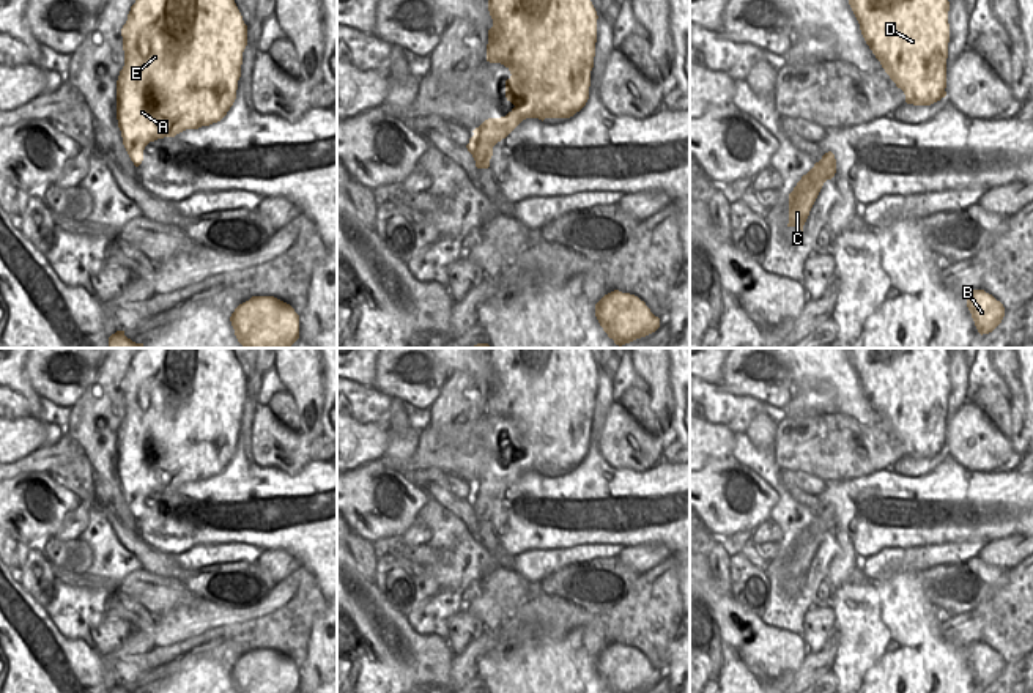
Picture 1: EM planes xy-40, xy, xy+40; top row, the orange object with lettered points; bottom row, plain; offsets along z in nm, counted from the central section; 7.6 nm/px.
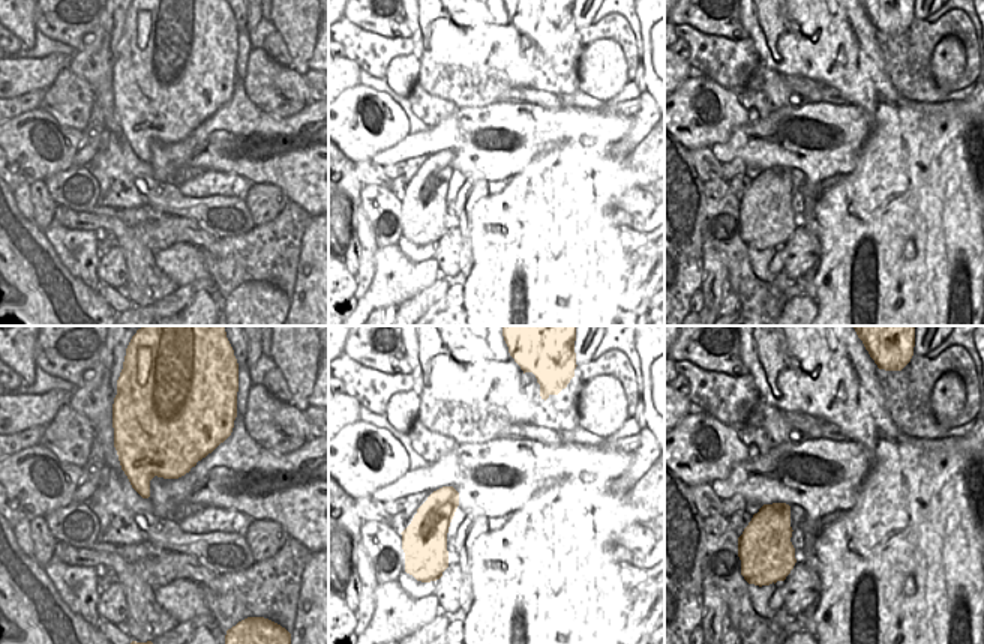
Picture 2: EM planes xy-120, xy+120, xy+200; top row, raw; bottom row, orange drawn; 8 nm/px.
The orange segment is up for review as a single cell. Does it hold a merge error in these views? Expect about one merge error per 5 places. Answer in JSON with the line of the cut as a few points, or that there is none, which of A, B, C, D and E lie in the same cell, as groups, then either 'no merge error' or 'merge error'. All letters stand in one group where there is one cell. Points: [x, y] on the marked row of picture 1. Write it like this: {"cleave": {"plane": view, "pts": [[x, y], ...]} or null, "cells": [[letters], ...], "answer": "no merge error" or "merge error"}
{"cleave": null, "cells": [["A", "B", "C", "D", "E"]], "answer": "no merge error"}

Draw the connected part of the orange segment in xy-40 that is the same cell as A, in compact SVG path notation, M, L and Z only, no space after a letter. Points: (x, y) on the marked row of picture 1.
M135 0L121 28L124 66L117 80L123 145L139 167L150 142L220 121L236 99L247 25L235 0Z

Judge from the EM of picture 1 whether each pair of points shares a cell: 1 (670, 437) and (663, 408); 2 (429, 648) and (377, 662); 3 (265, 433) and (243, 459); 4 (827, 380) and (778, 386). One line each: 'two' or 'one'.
1: one
2: one
3: two
4: two

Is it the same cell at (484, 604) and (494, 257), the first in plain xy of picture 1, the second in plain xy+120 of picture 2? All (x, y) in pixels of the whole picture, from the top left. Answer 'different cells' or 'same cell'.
same cell

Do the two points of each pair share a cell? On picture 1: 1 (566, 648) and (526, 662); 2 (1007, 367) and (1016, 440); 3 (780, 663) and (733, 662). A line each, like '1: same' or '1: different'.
1: same
2: same
3: same

